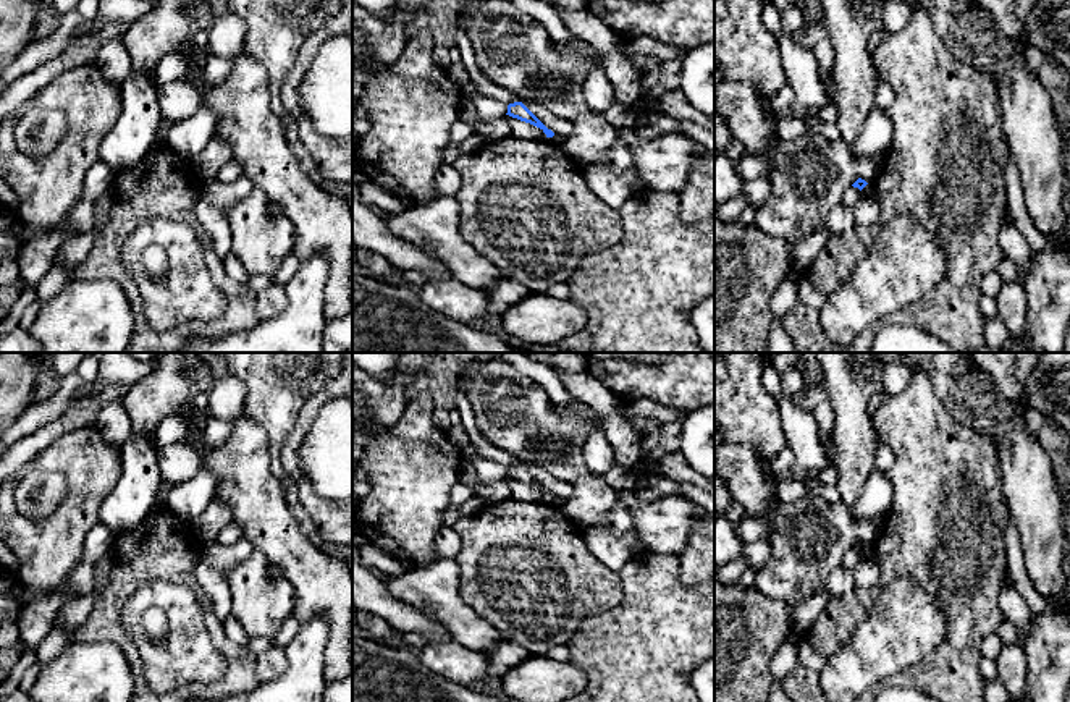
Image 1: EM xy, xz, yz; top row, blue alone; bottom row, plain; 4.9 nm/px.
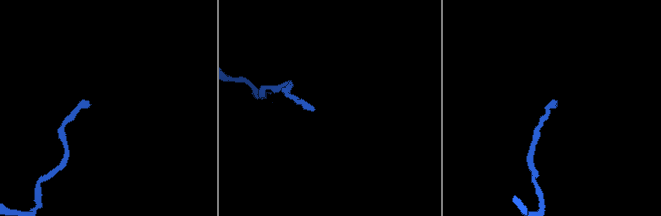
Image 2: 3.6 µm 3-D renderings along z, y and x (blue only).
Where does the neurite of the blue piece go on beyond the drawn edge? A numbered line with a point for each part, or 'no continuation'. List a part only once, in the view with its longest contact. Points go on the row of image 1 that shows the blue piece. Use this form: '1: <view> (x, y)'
no continuation

